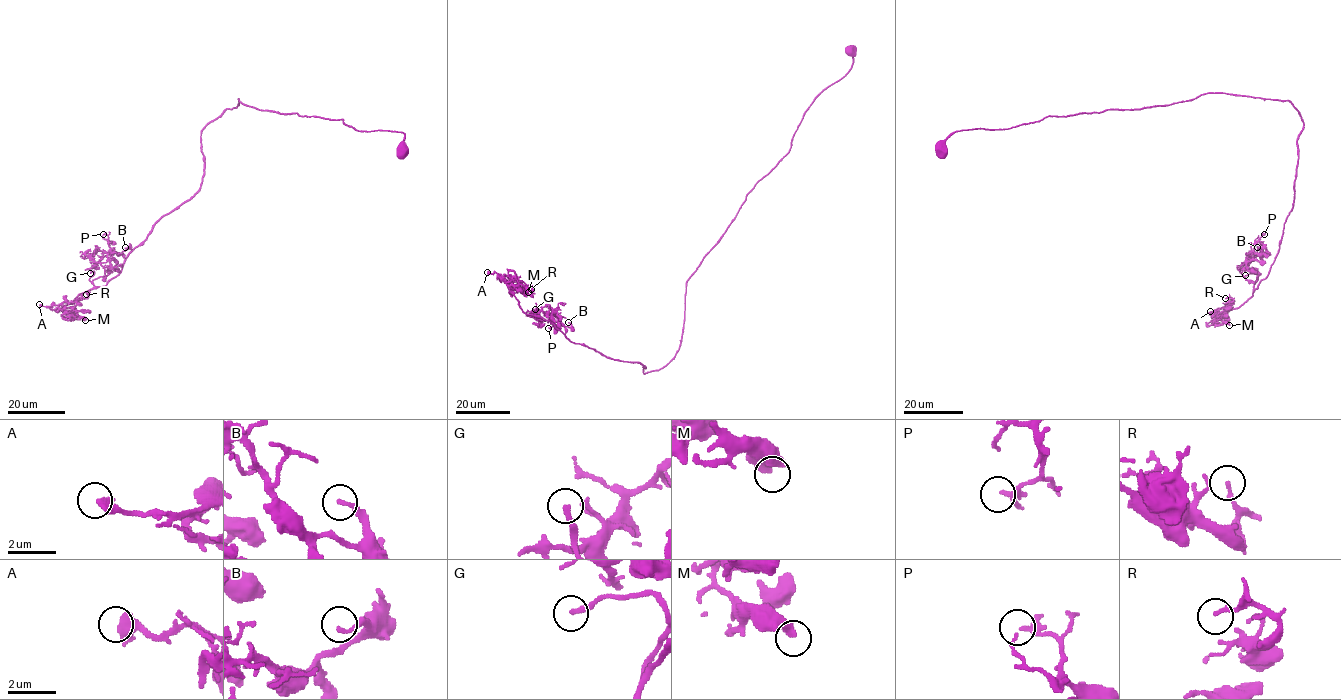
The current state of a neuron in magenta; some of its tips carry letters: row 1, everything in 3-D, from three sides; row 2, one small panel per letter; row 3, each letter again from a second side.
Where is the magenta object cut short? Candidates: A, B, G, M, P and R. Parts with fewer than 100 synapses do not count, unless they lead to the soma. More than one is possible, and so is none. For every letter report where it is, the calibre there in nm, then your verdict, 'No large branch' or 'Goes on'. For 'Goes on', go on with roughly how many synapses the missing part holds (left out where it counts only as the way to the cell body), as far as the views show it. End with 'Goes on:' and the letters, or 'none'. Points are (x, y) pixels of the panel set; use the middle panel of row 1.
A: Place: (487, 272). Thickness 500 nm. No large branch
B: Place: (568, 322). Thickness 160 nm. No large branch
G: Place: (535, 309). Thickness 220 nm. Goes on. Roughly 150 synapses
M: Place: (528, 292). Thickness 500 nm. No large branch
P: Place: (548, 328). Thickness 240 nm. No large branch
R: Place: (531, 289). Thickness 150 nm. No large branch
Goes on: G

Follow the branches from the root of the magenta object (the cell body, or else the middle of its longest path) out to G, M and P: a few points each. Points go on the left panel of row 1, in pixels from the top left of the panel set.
G: (401, 150), (402, 132), (358, 131), (238, 99), (201, 132), (200, 188), (104, 285), (90, 273)
M: (401, 150), (402, 132), (238, 99), (201, 132), (200, 188), (116, 276), (63, 307), (85, 320)
P: (401, 150), (402, 132), (358, 131), (238, 99), (201, 132), (200, 188), (95, 286), (109, 272), (103, 234)

